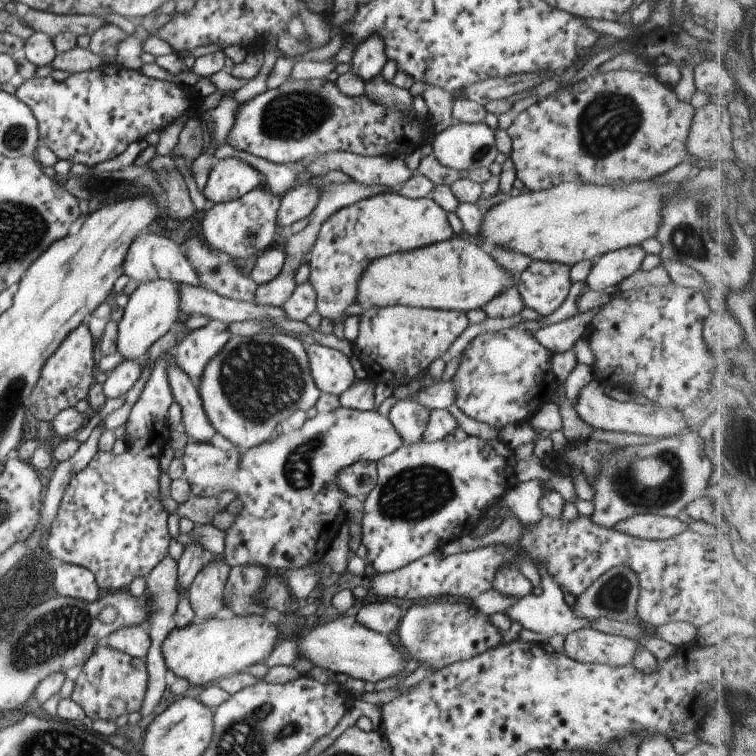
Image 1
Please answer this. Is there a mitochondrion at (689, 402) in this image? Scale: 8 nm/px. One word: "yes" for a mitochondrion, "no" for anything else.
no

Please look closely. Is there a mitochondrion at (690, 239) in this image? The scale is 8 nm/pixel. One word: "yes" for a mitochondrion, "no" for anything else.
yes

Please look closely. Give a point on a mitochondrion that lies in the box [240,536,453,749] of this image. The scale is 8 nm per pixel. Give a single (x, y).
(423, 630)

